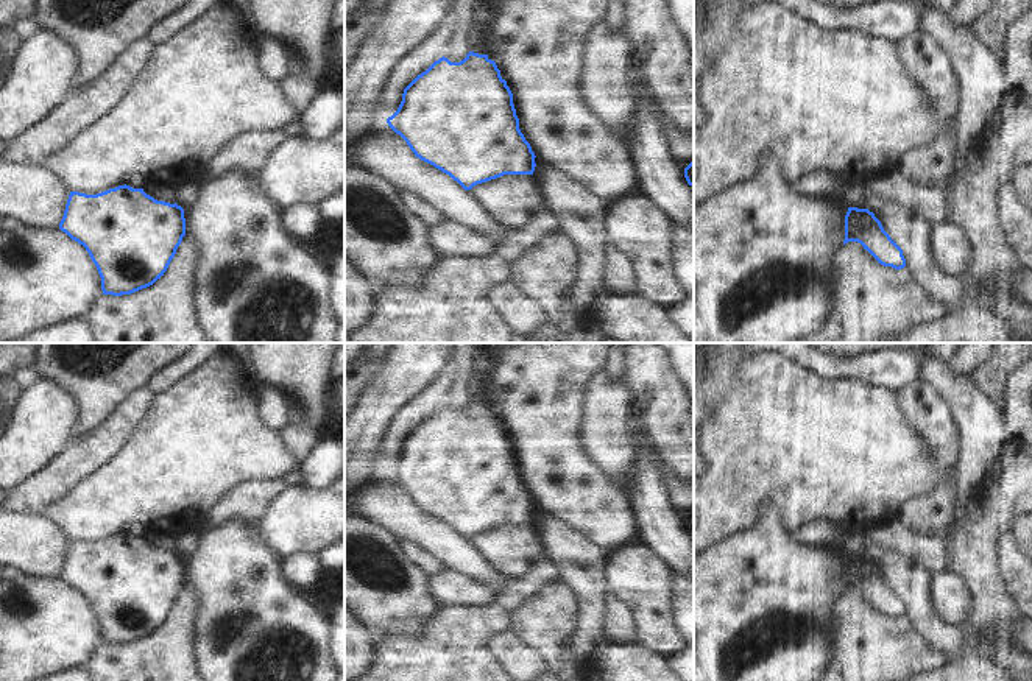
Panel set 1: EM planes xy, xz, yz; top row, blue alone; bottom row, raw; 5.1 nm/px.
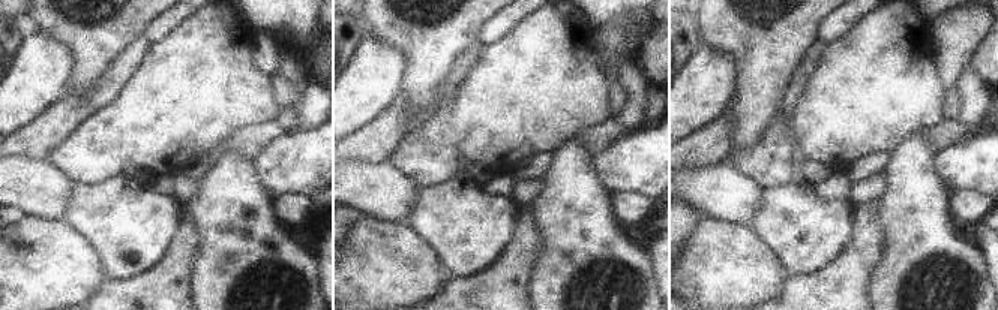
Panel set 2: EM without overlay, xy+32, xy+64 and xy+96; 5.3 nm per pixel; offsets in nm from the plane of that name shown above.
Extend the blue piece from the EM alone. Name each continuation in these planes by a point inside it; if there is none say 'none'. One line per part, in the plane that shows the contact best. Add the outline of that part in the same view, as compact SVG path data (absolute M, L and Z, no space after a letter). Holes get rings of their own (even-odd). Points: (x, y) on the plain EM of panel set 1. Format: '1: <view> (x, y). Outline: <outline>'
none

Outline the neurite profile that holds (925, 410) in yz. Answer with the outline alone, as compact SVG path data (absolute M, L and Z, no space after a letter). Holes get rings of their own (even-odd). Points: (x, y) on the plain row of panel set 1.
M915 380L899 391L899 404L906 424L928 444L935 468L954 468L962 444L948 402L932 386Z

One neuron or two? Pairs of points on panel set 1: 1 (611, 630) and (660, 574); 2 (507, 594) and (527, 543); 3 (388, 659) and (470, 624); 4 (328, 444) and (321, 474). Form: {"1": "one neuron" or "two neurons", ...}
{"1": "two neurons", "2": "two neurons", "3": "one neuron", "4": "one neuron"}

